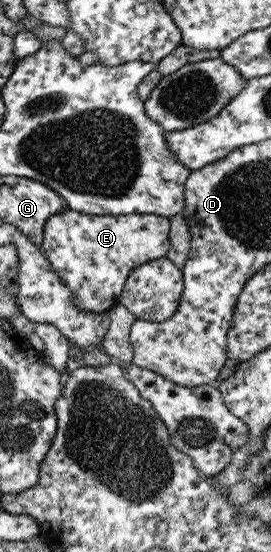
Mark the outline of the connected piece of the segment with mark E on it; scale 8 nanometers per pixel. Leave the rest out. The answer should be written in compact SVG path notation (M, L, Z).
M70 208L64 213L48 217L44 225L44 255L52 271L60 275L62 283L74 293L74 303L80 311L88 313L108 312L120 304L123 285L128 276L150 261L166 256L170 249L170 220L154 214L130 215L86 215Z

